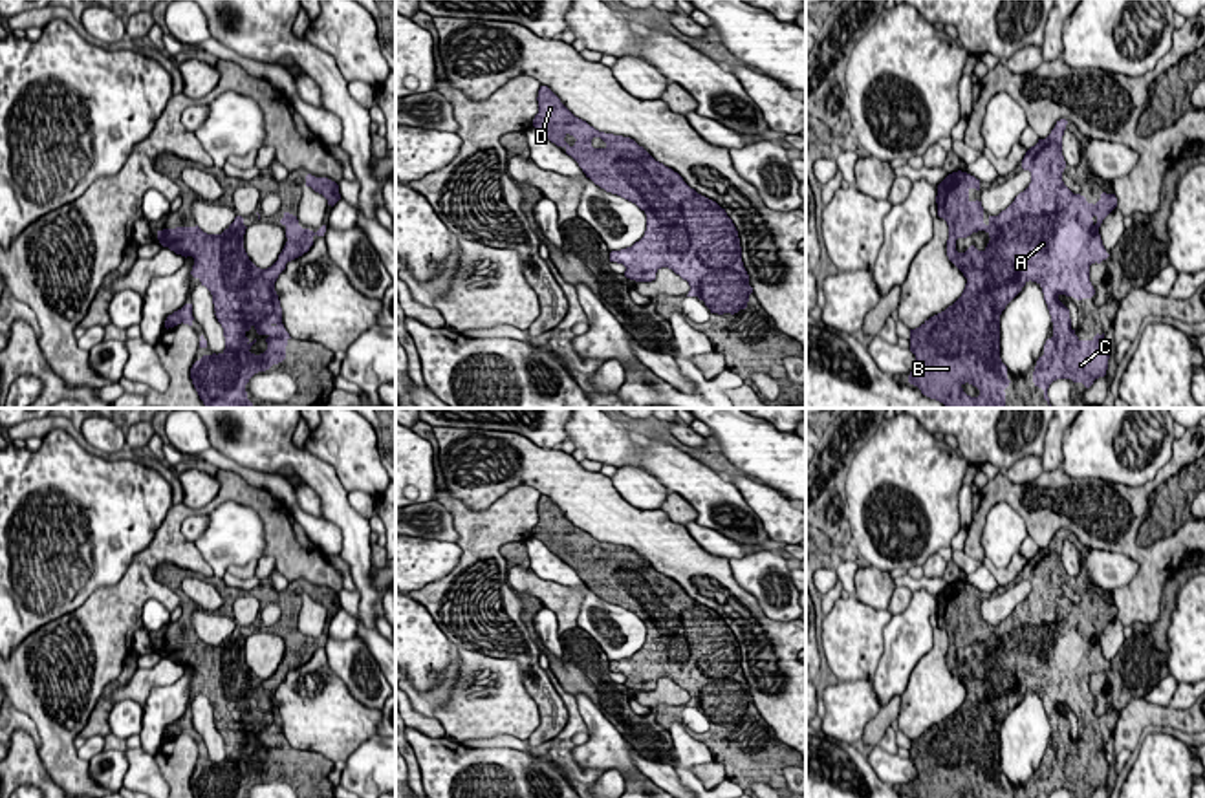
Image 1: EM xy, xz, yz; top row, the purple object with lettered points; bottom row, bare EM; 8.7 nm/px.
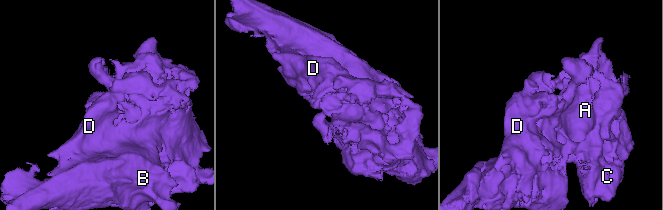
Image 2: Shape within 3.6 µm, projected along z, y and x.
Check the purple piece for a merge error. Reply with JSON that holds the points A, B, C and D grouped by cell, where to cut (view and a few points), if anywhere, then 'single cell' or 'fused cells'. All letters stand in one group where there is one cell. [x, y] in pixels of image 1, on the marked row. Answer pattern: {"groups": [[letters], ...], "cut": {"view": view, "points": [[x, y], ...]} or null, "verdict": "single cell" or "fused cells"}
{"groups": [["A", "B", "C", "D"]], "cut": null, "verdict": "single cell"}

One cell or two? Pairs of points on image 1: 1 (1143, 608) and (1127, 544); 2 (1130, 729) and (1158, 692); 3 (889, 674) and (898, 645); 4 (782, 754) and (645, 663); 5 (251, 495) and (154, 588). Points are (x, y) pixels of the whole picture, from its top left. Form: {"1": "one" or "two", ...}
{"1": "one", "2": "two", "3": "one", "4": "one", "5": "one"}

